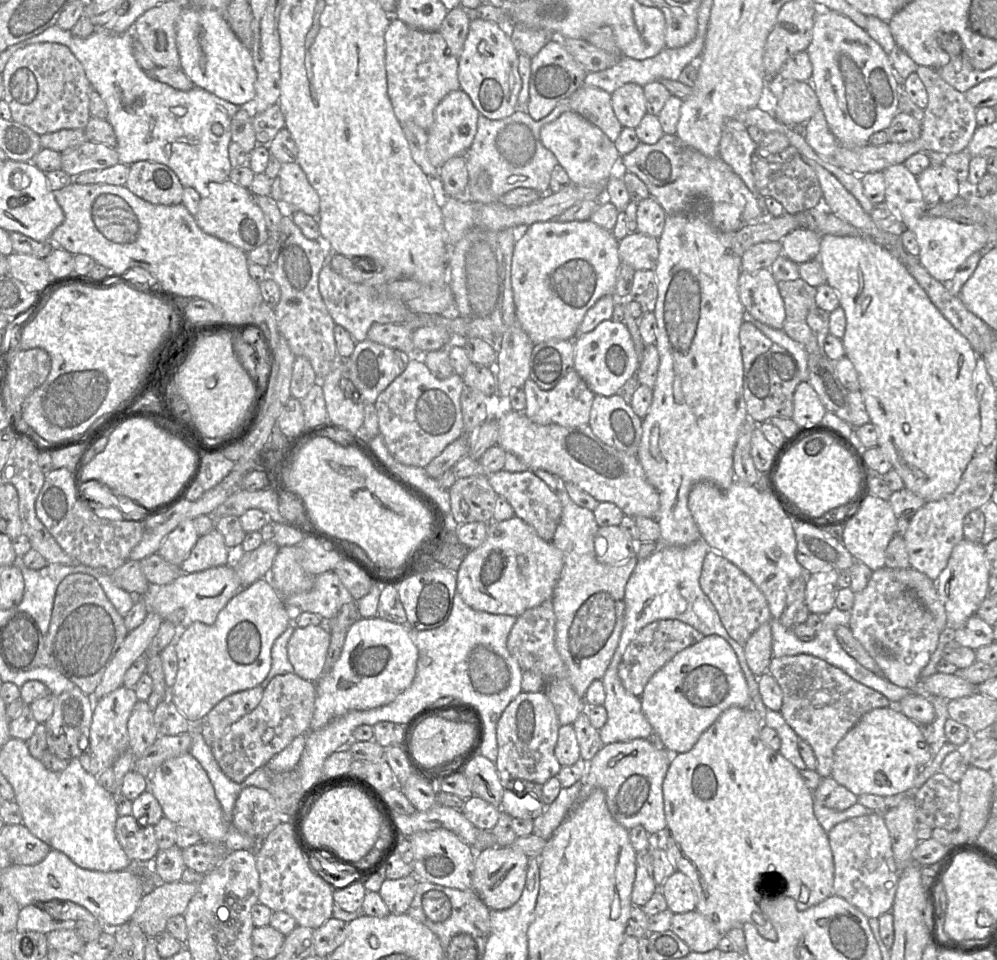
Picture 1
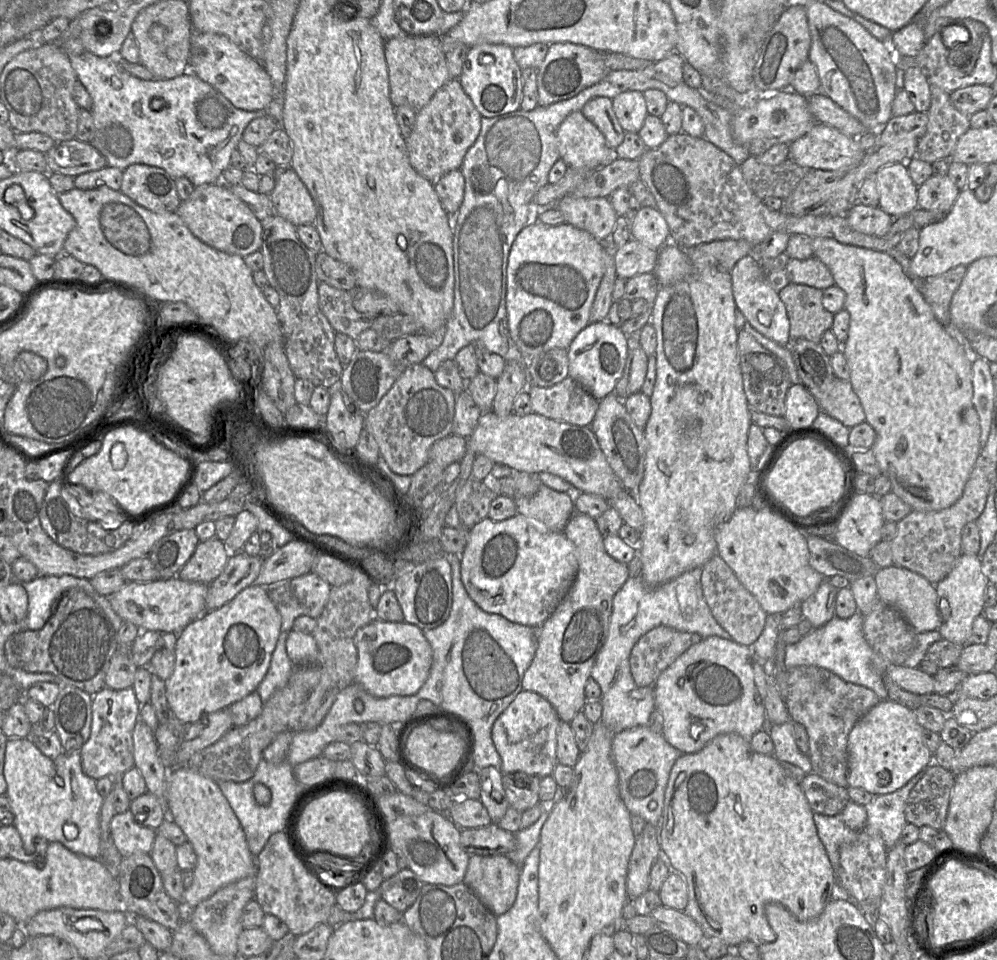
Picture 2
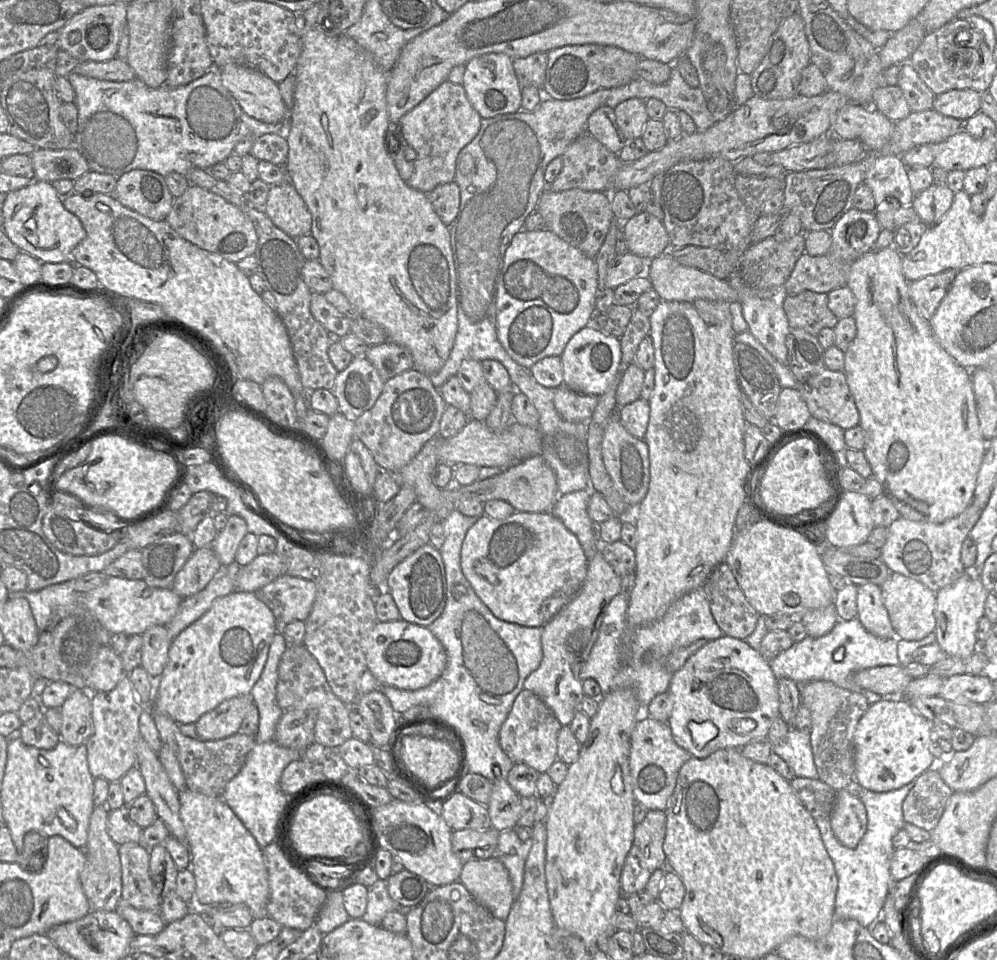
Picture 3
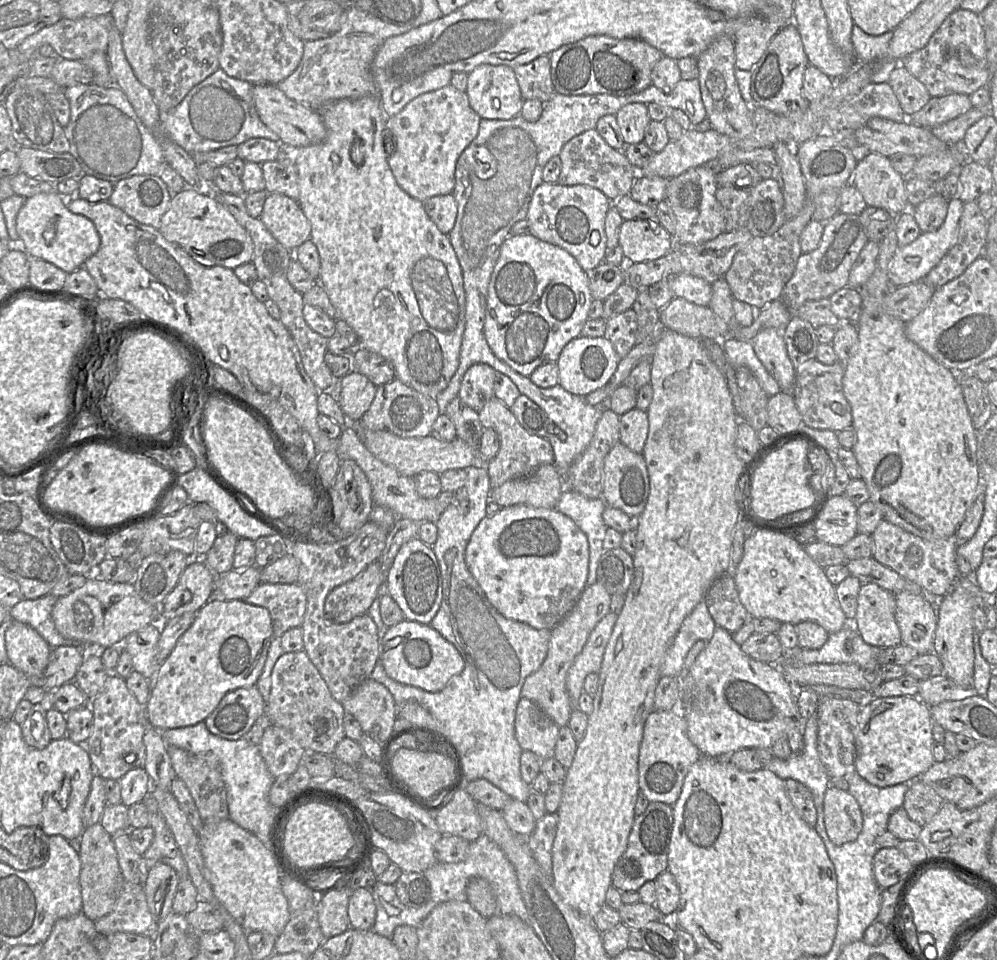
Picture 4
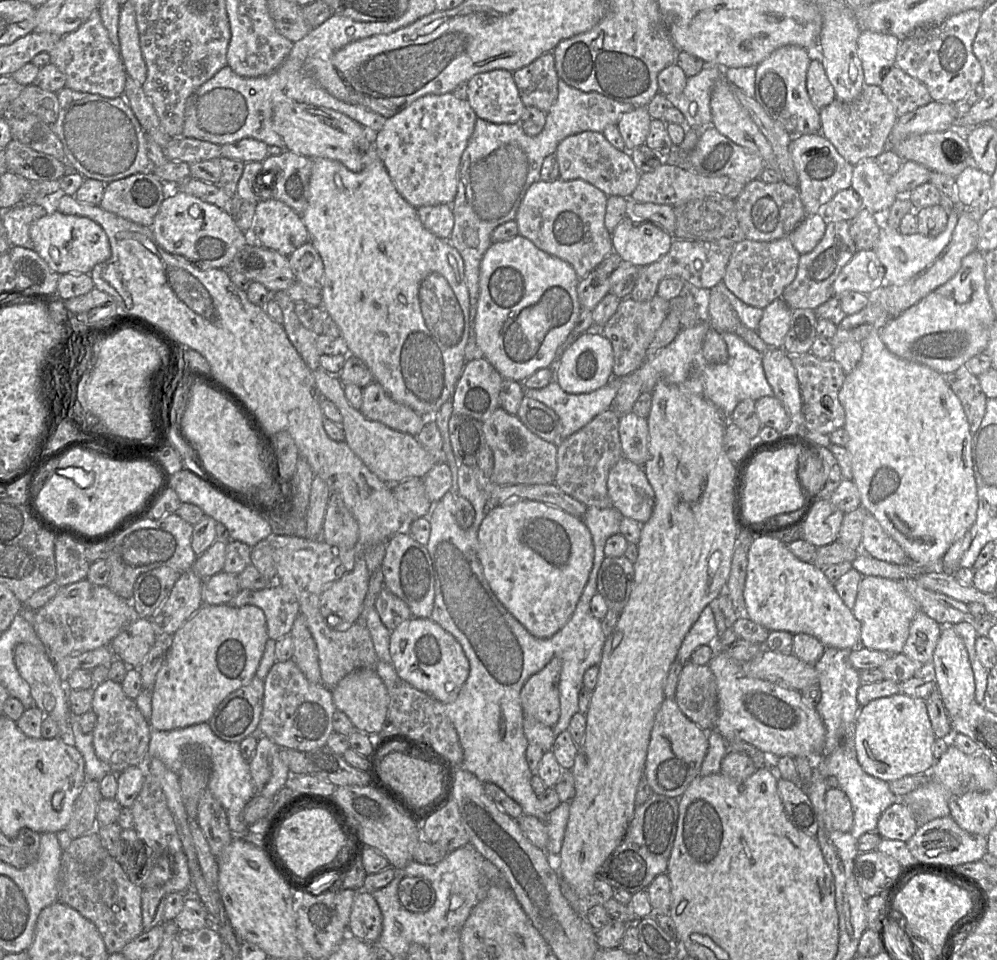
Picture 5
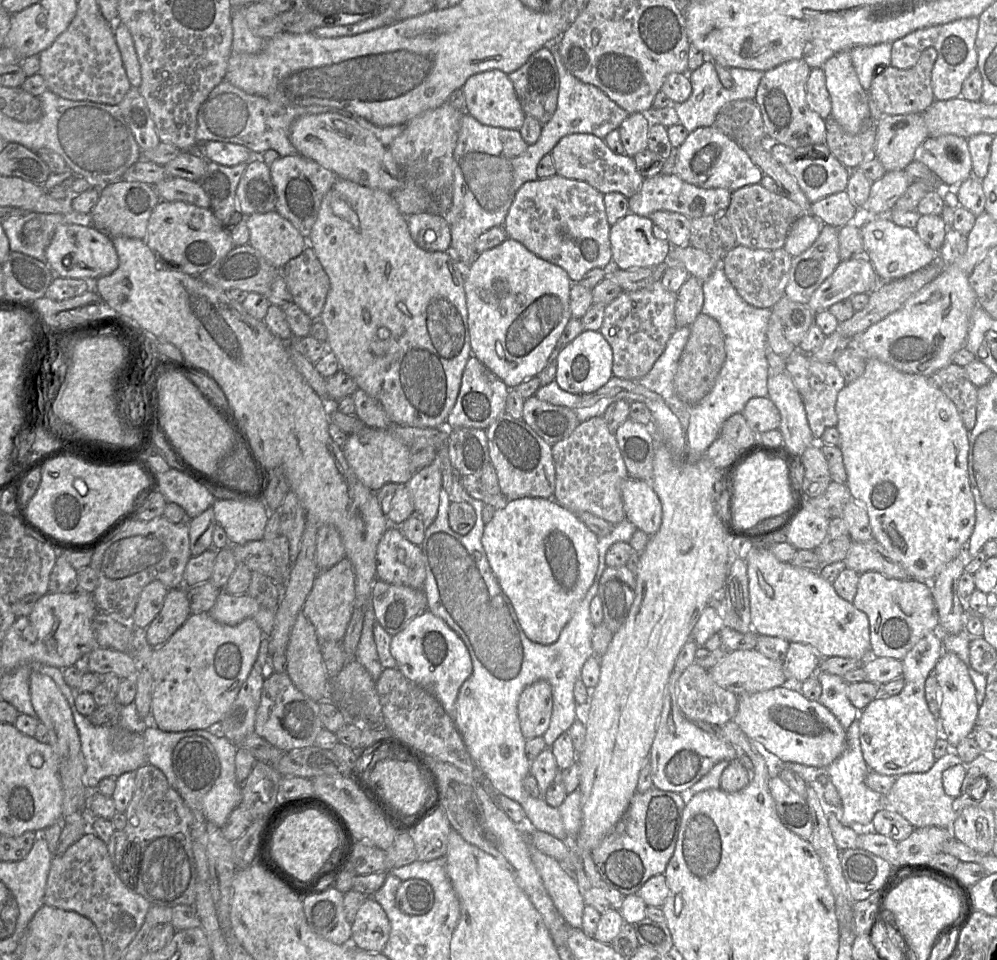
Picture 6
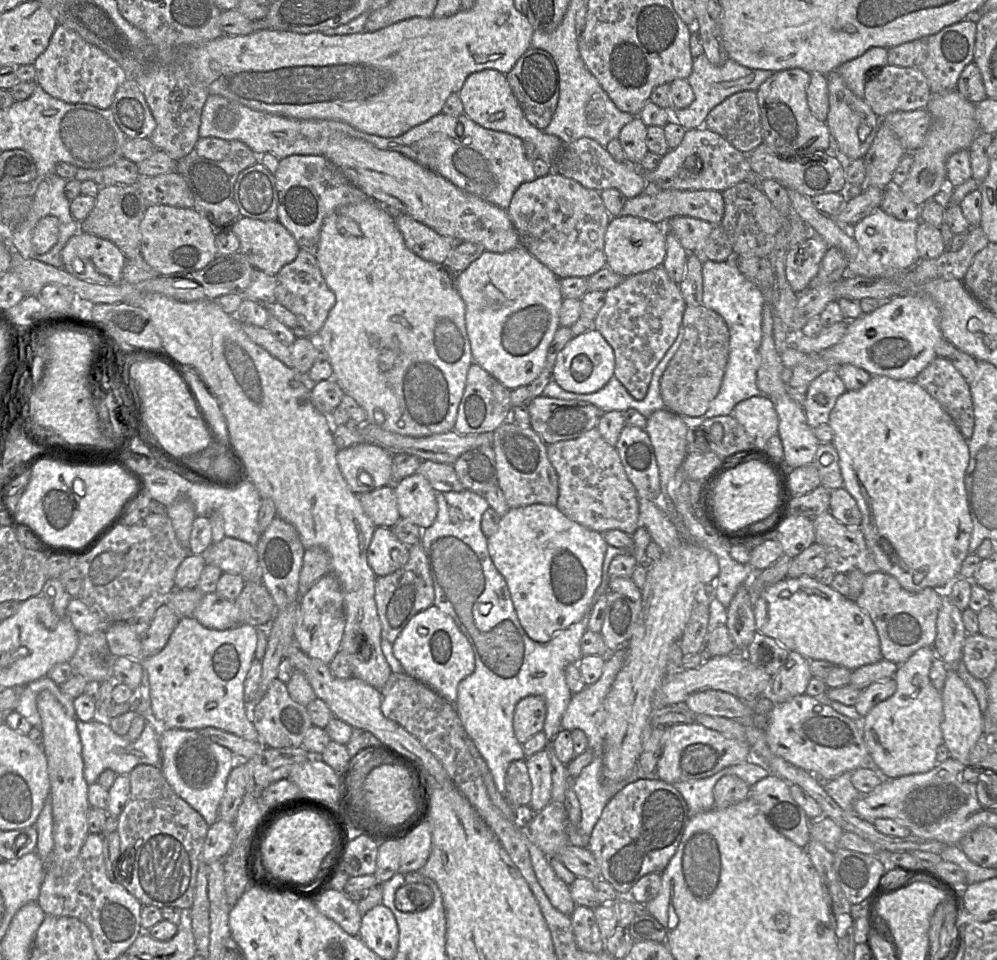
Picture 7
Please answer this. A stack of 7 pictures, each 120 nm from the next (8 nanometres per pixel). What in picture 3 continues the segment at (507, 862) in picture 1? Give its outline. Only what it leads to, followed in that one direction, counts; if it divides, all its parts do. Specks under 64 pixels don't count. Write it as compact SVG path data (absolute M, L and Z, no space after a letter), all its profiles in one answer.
M495 857L470 860L462 866L459 881L490 913L505 920L514 903L508 871Z

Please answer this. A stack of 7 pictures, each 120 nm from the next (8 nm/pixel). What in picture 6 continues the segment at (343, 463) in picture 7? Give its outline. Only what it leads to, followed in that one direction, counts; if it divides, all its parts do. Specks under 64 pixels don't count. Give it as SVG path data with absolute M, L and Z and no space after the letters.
M366 426L361 431L348 435L342 450L356 477L372 491L377 491L388 483L405 484L415 473L410 463L410 446L397 440L385 429Z

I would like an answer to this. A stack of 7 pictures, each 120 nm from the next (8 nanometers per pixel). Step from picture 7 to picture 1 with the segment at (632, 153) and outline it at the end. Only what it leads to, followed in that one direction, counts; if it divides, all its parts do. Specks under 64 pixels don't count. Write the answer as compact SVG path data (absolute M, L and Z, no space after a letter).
M626 83L611 93L611 105L622 127L636 128L646 111L643 87Z

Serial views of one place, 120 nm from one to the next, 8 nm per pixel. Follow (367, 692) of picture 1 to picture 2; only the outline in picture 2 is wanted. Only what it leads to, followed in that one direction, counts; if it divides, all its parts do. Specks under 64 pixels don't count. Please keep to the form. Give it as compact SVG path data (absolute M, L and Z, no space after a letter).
M374 619L356 632L354 643L358 661L353 683L359 683L375 697L414 695L429 676L433 659L432 648L423 631L413 624Z

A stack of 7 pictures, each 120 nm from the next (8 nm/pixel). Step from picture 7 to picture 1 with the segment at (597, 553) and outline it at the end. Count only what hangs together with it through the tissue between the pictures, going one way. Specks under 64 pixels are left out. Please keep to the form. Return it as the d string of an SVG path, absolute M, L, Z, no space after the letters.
M514 515L502 522L489 523L485 541L468 553L457 571L456 591L474 610L518 617L526 610L535 608L546 600L552 600L563 564L563 553L551 542L540 538L531 526Z

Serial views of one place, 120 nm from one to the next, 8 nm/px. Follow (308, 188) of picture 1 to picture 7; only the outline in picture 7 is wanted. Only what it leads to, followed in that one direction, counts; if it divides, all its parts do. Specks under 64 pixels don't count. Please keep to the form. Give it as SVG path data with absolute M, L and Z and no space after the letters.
M242 216L230 229L239 240L238 251L256 270L269 275L276 276L284 265L295 260L300 250L293 235L278 220L263 221Z

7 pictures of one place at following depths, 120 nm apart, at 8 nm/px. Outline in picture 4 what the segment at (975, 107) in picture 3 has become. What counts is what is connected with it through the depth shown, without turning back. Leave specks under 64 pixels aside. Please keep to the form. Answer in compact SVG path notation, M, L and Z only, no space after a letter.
M951 93L940 97L932 97L918 112L908 118L916 125L933 128L948 122L973 107L966 94Z

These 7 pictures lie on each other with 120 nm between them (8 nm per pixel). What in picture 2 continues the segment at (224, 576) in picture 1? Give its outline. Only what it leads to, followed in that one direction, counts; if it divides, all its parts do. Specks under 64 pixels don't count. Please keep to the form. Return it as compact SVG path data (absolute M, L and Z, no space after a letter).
M175 576L147 583L126 582L119 591L106 597L112 609L123 621L132 622L142 631L179 633L190 622L208 612L206 611L208 585L184 581Z

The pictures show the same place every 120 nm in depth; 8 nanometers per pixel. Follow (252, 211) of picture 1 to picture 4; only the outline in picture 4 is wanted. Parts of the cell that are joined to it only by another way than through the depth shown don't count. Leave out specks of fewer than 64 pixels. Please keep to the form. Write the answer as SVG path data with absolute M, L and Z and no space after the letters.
M186 187L174 195L158 229L169 242L184 249L204 266L235 267L250 262L253 243L247 231L207 190Z

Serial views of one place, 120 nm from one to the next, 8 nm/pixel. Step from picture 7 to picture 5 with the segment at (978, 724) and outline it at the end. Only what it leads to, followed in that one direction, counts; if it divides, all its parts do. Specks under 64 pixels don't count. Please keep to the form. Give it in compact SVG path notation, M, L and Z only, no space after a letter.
M942 625L942 633L933 654L932 664L935 669L935 681L945 709L950 719L954 718L975 702L976 685L968 651L953 625Z

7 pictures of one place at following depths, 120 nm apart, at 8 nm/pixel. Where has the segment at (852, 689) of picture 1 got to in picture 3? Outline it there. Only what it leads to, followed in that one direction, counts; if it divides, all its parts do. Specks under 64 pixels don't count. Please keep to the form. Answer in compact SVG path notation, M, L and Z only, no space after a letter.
M812 681L800 685L800 695L801 703L811 712L810 741L818 779L835 791L846 789L854 779L854 732L870 703L862 694L829 681Z

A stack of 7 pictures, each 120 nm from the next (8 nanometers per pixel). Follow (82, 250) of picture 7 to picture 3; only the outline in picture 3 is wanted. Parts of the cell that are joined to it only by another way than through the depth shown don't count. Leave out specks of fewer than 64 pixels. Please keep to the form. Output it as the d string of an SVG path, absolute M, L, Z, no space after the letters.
M34 180L29 186L7 193L2 213L3 230L9 239L41 263L71 260L73 249L86 237L79 218L64 207L60 195L46 181Z

